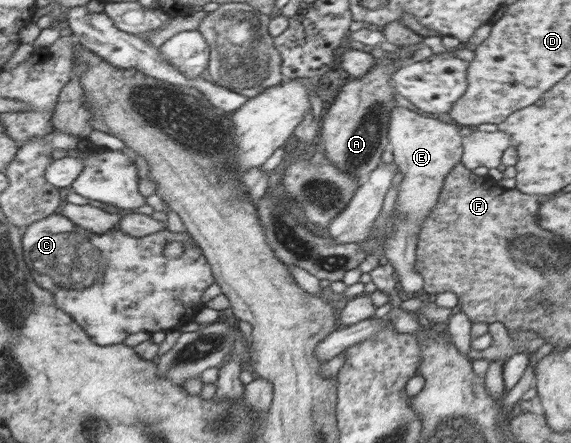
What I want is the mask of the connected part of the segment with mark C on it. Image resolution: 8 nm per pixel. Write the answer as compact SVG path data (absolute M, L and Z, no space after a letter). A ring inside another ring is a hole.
M55 213L29 225L22 241L23 261L31 271L33 283L55 294L57 306L72 315L97 345L123 344L129 335L141 331L167 333L176 327L184 329L201 312L205 289L215 283L211 266L187 232L164 230L146 237L131 237L116 227L111 232L93 233L65 215ZM174 240L183 245L179 258L165 256L167 245Z

